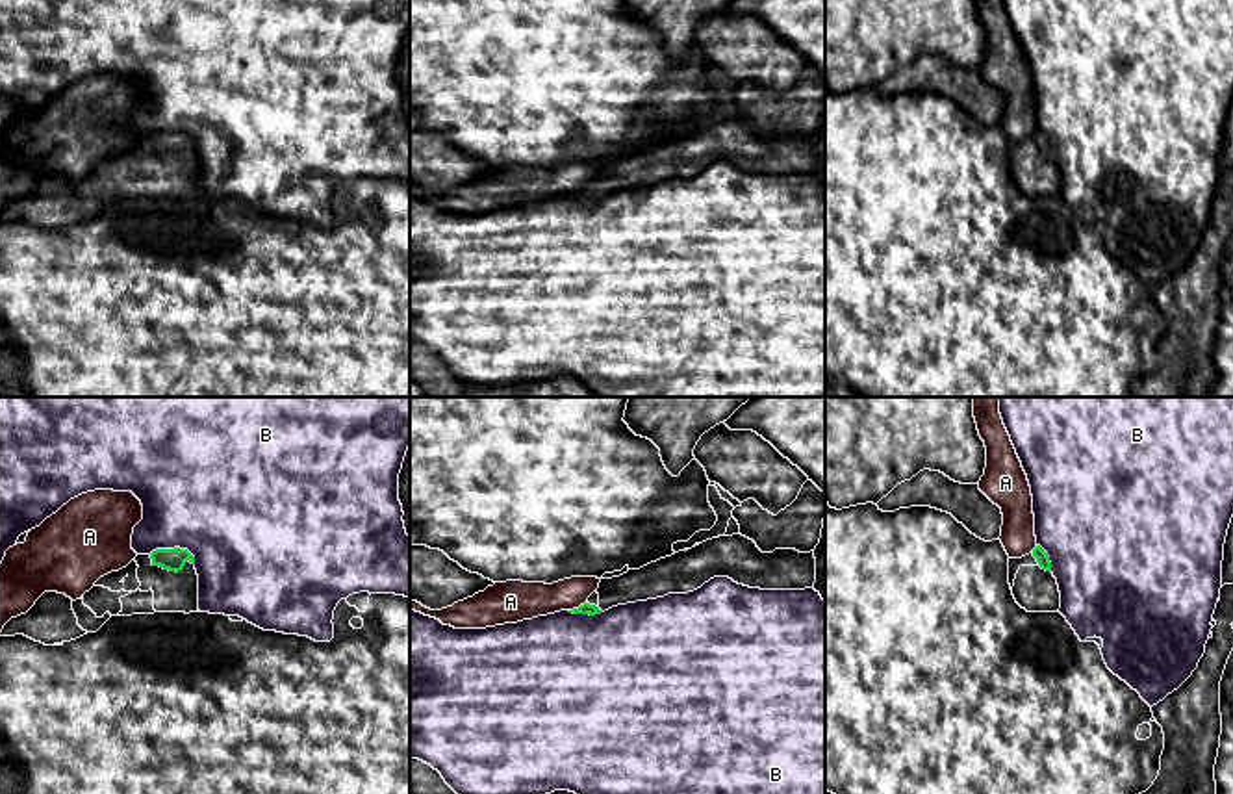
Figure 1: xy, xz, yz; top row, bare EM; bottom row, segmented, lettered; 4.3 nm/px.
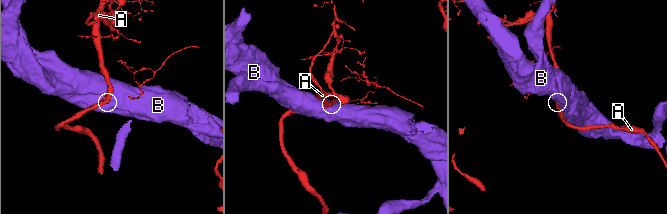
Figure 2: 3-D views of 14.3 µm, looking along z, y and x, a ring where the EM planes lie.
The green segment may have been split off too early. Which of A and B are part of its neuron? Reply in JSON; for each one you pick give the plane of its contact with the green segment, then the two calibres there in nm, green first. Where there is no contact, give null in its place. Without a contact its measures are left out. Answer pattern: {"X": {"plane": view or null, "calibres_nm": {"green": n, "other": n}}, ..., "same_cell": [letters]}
{"same_cell": []}

